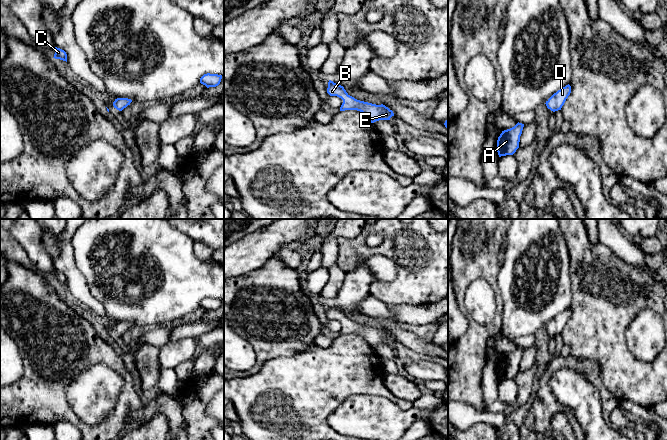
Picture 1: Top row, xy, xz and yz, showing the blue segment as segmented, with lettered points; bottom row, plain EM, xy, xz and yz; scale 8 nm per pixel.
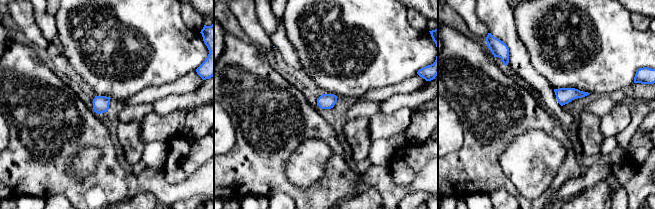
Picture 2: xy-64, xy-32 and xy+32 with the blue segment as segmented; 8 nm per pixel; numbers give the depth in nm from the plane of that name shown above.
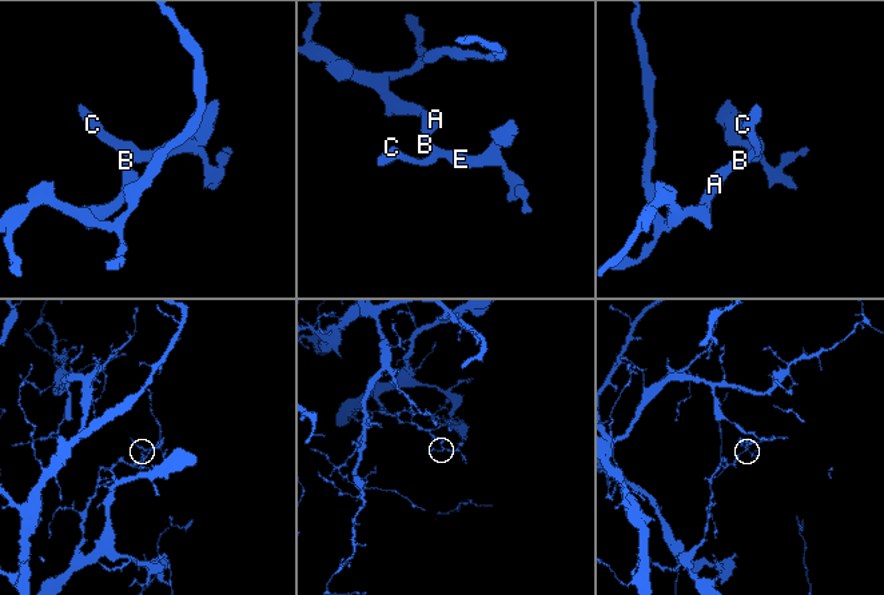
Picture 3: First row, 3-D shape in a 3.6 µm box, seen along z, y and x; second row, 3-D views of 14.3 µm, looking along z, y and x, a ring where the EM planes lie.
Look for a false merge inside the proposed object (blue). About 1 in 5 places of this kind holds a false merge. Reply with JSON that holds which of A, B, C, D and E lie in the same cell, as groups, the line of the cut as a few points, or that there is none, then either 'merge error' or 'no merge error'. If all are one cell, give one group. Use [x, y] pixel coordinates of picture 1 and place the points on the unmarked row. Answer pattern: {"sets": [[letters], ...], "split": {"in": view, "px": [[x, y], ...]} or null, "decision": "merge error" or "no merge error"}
{"sets": [["A", "B", "C", "D", "E"]], "split": null, "decision": "no merge error"}

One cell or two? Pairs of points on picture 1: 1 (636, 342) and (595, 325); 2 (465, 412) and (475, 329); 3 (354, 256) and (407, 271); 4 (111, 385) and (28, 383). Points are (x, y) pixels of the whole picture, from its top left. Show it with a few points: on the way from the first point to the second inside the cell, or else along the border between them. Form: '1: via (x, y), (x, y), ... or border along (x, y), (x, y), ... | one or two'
1: border along (636, 316), (625, 331), (625, 343), (634, 358) | two
2: border along (458, 400), (476, 409), (484, 410) | two
3: via (368, 251), (391, 251), (397, 257) | one
4: border along (87, 367), (66, 388), (66, 400), (70, 407) | two

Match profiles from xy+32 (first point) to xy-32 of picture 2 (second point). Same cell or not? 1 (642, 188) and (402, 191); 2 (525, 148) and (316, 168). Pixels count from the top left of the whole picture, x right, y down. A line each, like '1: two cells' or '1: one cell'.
1: two cells
2: one cell

